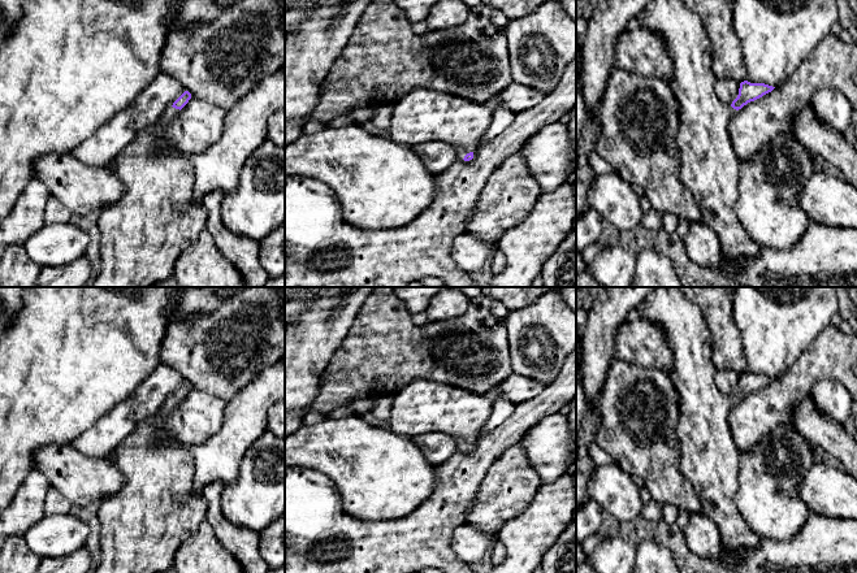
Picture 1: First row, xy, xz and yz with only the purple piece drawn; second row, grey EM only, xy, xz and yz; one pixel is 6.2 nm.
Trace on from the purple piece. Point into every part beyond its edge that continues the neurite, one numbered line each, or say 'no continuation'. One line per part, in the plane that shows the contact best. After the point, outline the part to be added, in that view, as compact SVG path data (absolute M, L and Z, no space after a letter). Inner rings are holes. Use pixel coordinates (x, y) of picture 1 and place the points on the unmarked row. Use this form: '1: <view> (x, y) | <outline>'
1: xz (423, 407) | M415 379L393 396L390 430L410 438L443 433L456 439L459 450L475 443L493 411L493 401L429 379Z

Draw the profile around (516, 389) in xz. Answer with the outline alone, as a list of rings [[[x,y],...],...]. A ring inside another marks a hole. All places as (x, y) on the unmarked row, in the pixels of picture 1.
[[[512,373],[501,383],[501,398],[520,404],[538,395],[545,388],[542,382]]]

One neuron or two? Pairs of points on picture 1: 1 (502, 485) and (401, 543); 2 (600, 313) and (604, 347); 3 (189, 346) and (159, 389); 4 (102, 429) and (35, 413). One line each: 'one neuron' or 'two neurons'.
1: two neurons
2: one neuron
3: two neurons
4: two neurons

